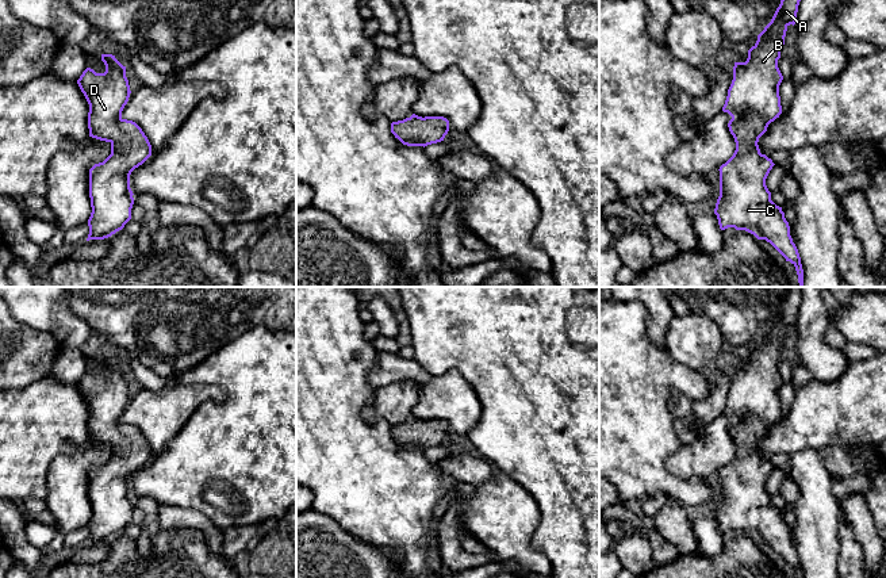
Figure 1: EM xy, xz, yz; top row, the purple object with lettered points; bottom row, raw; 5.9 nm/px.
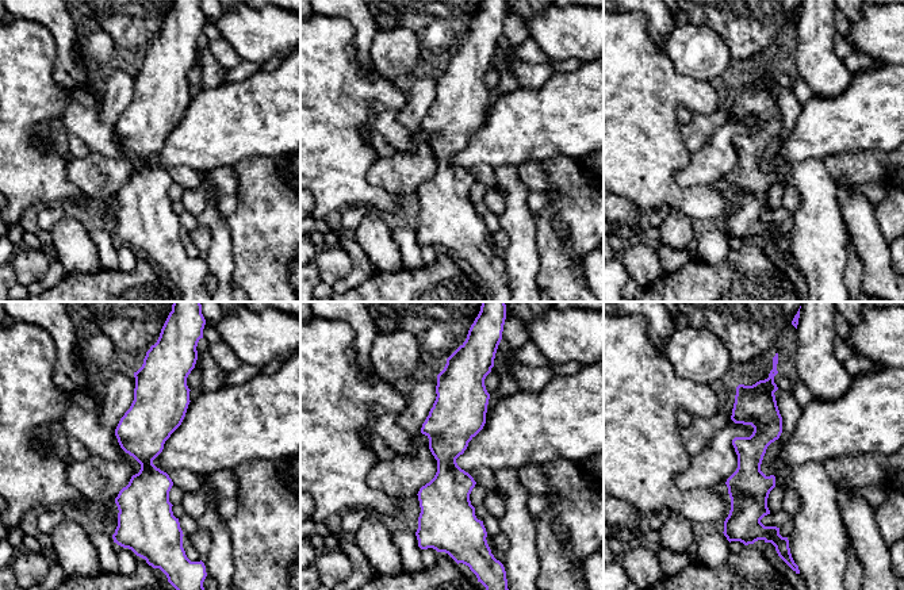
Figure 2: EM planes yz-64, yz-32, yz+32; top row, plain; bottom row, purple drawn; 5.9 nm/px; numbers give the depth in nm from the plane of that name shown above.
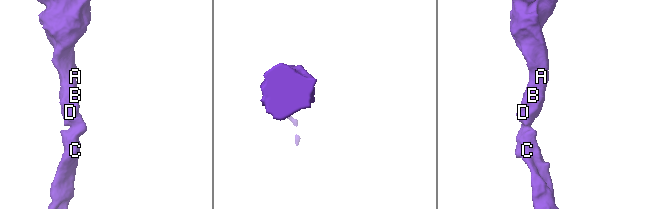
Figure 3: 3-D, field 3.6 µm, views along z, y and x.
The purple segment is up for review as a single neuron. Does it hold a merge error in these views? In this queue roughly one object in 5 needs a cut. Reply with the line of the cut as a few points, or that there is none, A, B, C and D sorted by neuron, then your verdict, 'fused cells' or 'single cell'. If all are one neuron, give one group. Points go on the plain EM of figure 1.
no cut; A B C D; single cell

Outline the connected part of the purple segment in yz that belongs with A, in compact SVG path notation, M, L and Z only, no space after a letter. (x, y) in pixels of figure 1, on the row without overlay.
M789 287L771 325L748 353L745 365L735 365L733 383L722 410L732 422L728 426L735 441L733 459L720 470L720 499L716 506L721 533L735 531L770 546L790 564L797 578L803 578L801 560L782 510L771 504L766 482L775 468L760 456L759 441L782 417L778 371L787 330L795 328L802 294Z

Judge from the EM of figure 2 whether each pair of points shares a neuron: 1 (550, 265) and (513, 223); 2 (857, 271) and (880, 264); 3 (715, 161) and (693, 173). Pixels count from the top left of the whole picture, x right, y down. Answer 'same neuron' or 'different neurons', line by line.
1: different neurons
2: different neurons
3: same neuron

